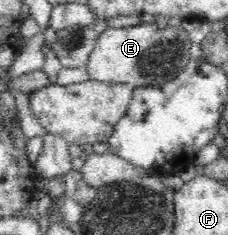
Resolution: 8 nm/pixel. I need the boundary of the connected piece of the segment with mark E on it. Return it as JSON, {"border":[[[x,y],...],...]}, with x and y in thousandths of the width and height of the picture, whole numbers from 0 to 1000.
{"border":[[[640,81],[636,98],[570,119],[487,115],[452,132],[377,264],[373,294],[386,332],[452,353],[557,357],[588,379],[610,366],[706,374],[732,349],[763,340],[833,264],[829,209],[838,187],[807,123],[754,119],[728,98],[719,98],[724,119],[706,123],[702,98],[671,98],[658,81]]]}

